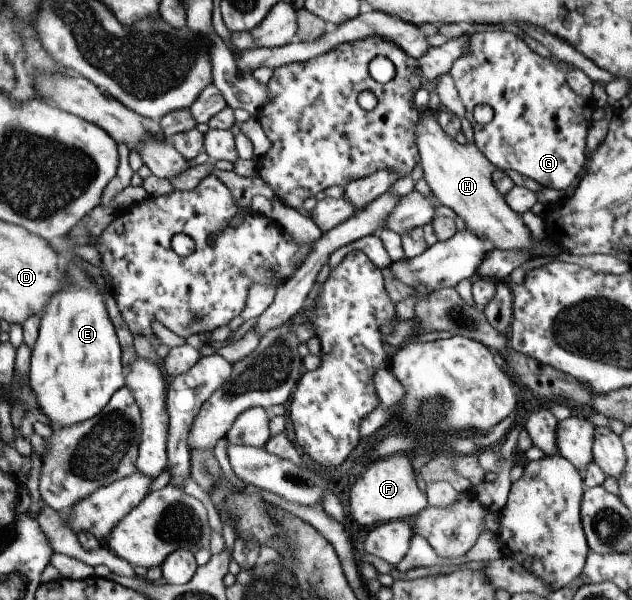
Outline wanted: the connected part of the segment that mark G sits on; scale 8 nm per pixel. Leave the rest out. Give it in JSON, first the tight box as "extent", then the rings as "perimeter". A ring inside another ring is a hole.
{"extent":[448,30,595,189],"perimeter":[[[472,30],[468,42],[469,53],[460,55],[451,64],[448,74],[464,105],[464,117],[472,127],[475,147],[501,171],[516,171],[549,189],[567,189],[586,160],[583,149],[588,127],[592,123],[591,112],[595,107],[592,99],[577,97],[565,81],[564,67],[555,66],[548,58],[537,55],[511,32]],[[475,105],[489,105],[492,109],[491,121],[486,124],[475,122],[471,116]]]}

